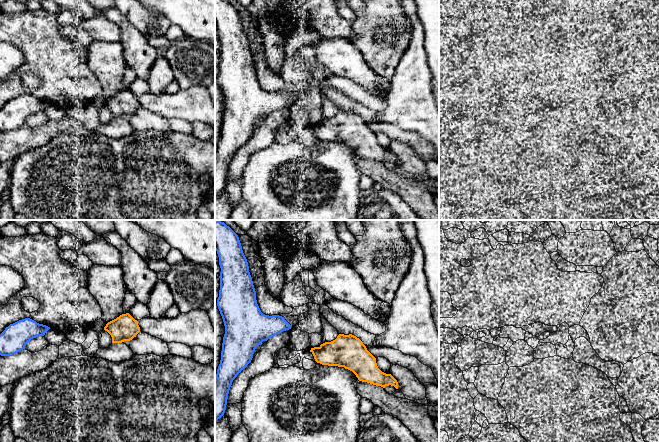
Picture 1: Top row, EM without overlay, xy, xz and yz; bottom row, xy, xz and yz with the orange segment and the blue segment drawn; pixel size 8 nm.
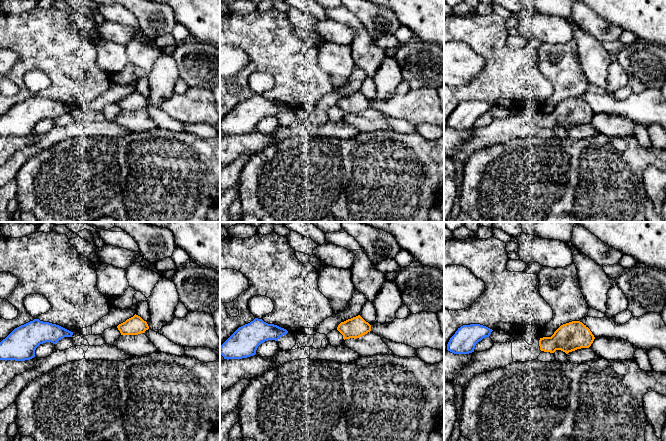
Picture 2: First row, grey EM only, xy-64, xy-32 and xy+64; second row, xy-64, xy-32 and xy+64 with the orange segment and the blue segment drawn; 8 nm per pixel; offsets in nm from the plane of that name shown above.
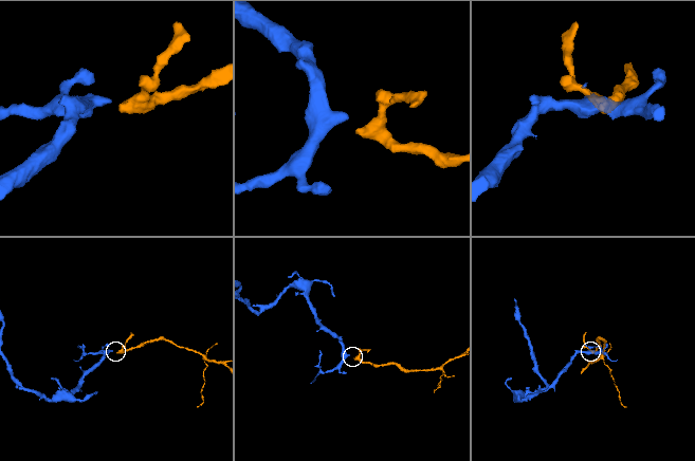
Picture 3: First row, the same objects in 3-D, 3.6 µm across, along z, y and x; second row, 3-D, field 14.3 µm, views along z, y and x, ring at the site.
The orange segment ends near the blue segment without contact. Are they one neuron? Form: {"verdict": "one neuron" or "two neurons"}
{"verdict": "two neurons"}

